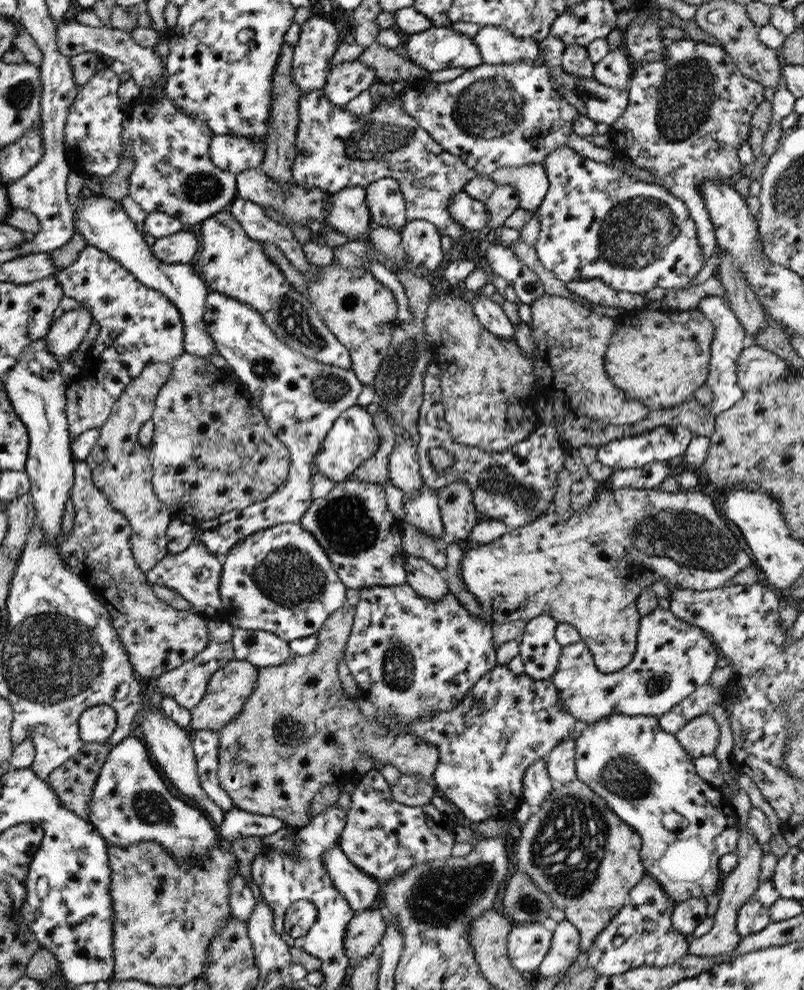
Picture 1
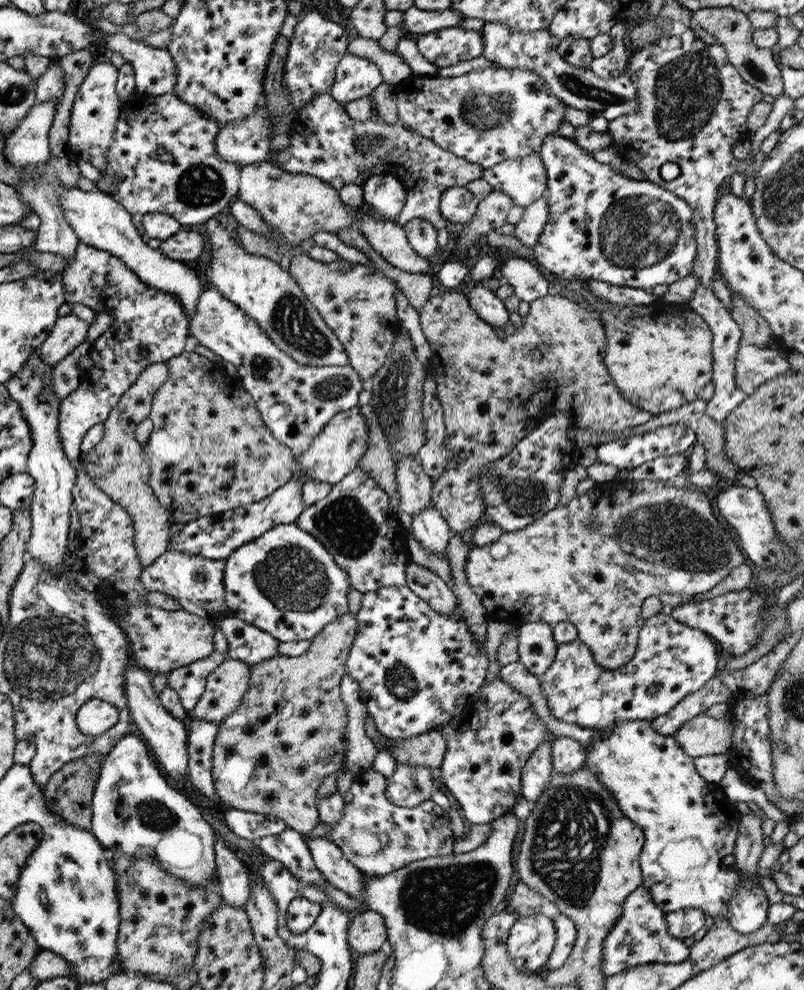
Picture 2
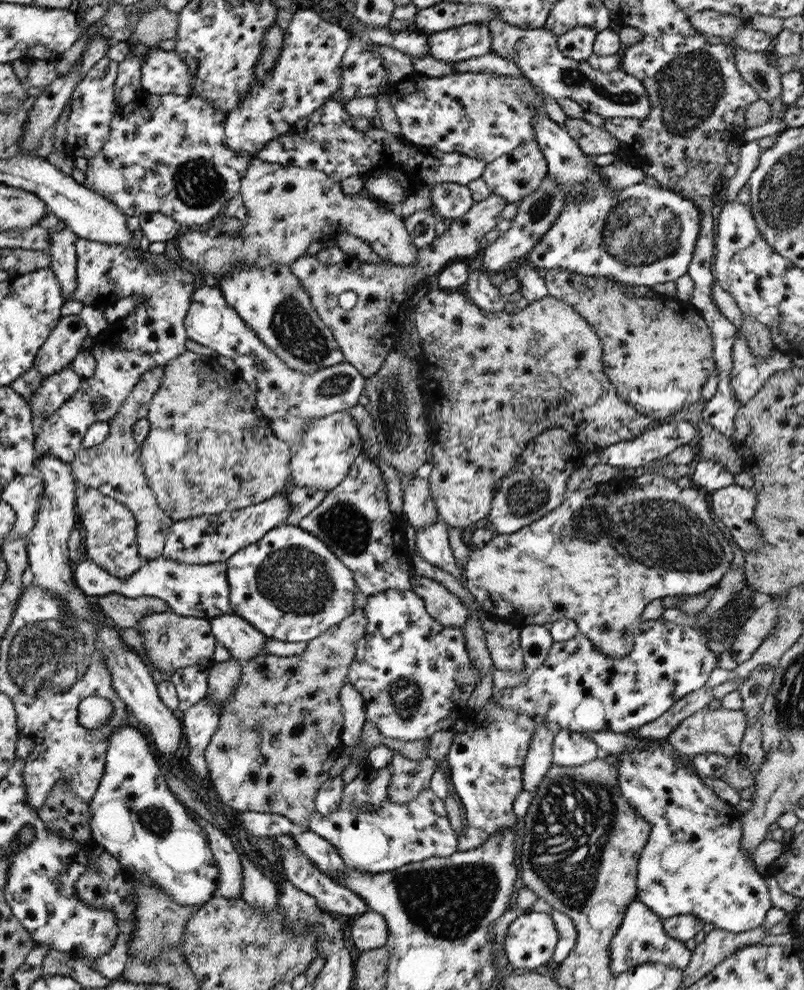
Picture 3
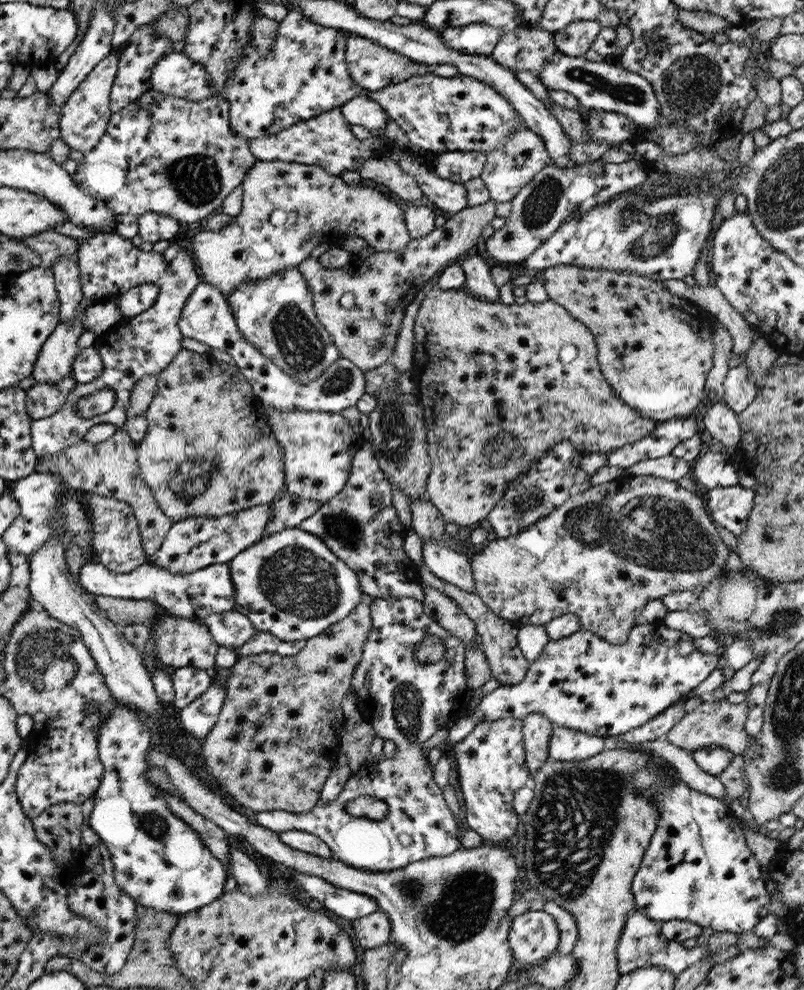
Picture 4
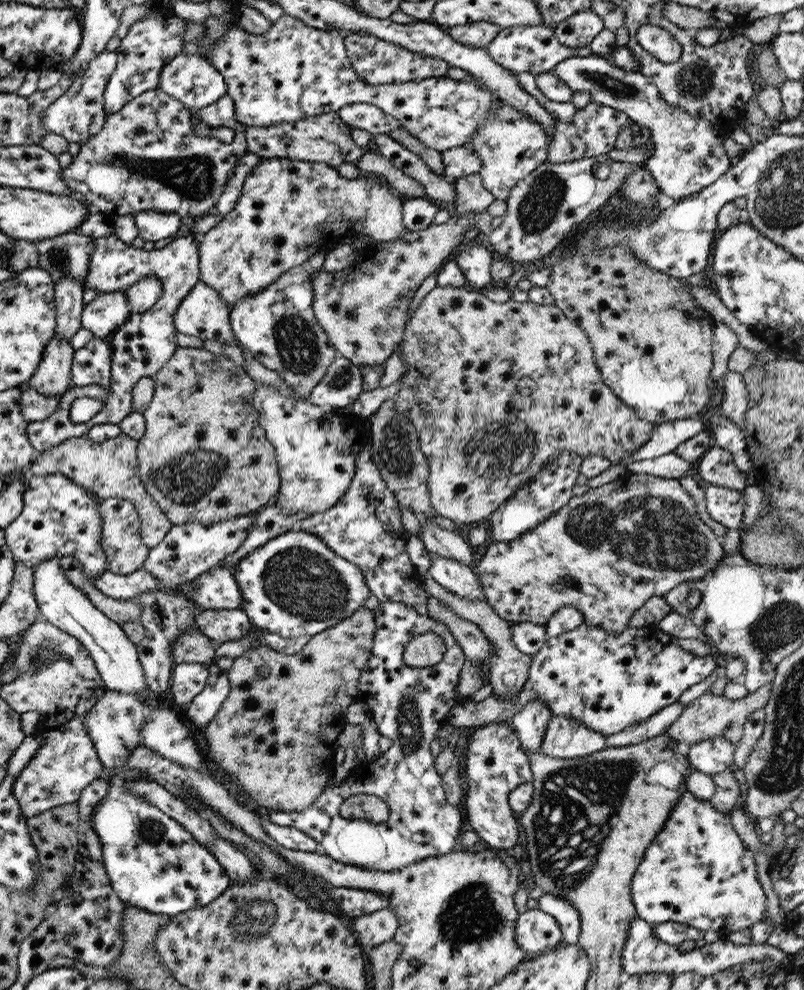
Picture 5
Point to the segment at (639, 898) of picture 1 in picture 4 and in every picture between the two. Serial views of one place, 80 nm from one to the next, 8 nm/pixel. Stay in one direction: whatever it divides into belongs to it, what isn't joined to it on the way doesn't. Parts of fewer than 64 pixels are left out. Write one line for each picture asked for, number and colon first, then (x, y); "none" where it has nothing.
2: (639, 937)
3: (639, 939)
4: (640, 944)

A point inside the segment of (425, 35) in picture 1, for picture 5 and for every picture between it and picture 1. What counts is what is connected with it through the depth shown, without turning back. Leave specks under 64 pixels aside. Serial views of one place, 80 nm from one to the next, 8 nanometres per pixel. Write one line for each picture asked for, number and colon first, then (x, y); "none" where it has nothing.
2: (448, 46)
3: (472, 40)
4: (475, 38)
5: (477, 35)

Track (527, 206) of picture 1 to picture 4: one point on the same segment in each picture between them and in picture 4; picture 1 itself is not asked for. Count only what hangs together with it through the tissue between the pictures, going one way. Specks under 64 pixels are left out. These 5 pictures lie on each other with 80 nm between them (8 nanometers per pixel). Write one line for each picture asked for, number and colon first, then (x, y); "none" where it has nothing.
2: (524, 180)
3: (515, 175)
4: (522, 155)

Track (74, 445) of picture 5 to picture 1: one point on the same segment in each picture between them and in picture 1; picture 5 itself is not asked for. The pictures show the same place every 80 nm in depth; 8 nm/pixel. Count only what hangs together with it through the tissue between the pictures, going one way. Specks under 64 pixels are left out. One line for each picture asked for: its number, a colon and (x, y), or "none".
1: (119, 467)
2: (116, 465)
3: (113, 467)
4: (109, 469)

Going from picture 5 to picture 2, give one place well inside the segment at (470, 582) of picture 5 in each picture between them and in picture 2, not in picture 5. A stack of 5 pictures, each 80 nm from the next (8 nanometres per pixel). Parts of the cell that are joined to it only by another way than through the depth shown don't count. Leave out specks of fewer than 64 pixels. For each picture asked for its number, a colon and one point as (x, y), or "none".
2: (429, 529)
3: (431, 543)
4: (444, 563)

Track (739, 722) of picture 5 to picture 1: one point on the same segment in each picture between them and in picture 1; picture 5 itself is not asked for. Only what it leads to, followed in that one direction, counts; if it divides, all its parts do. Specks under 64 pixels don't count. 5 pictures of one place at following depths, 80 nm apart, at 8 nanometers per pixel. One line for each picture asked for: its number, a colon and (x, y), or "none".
1: (698, 737)
2: (702, 735)
3: (719, 731)
4: (721, 724)

